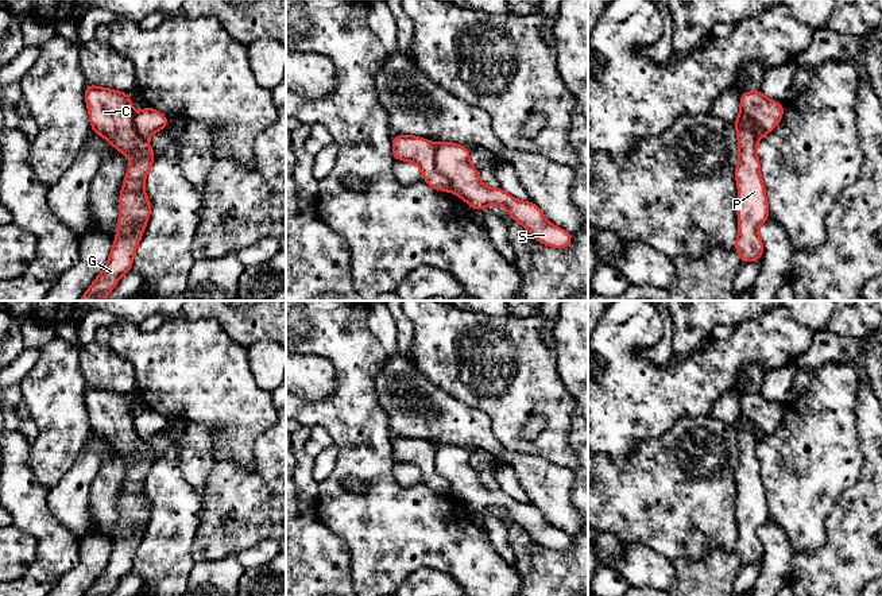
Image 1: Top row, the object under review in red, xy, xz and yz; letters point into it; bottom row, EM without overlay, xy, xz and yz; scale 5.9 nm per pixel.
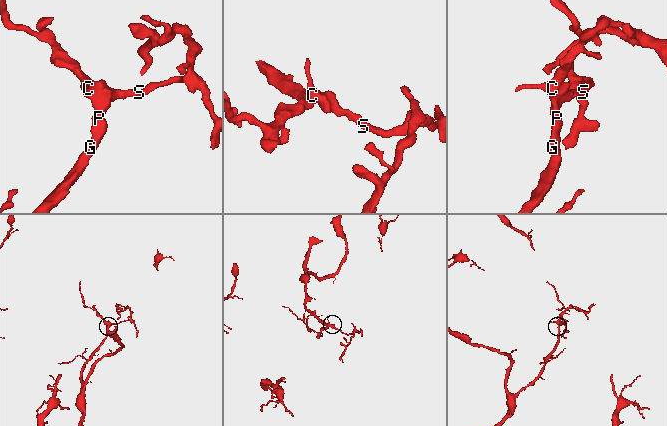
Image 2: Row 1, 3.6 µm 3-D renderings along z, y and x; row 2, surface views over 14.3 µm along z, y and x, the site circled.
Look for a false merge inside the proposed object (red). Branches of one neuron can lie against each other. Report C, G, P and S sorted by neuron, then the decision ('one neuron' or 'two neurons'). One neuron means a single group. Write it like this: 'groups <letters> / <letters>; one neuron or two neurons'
groups C G P / S; two neurons

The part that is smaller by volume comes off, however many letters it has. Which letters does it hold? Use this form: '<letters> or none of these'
S

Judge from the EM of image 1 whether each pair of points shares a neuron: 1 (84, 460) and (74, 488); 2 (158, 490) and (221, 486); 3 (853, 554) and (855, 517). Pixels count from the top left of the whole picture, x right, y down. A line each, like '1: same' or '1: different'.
1: same
2: different
3: same

